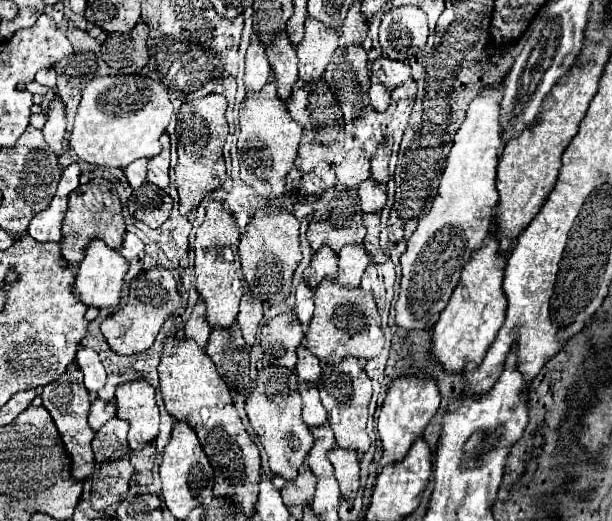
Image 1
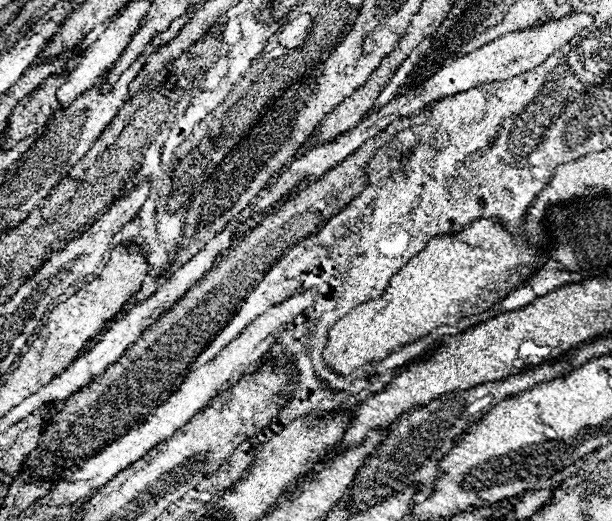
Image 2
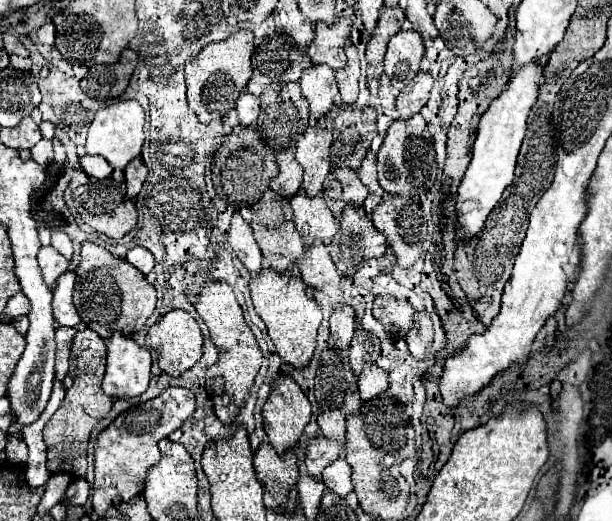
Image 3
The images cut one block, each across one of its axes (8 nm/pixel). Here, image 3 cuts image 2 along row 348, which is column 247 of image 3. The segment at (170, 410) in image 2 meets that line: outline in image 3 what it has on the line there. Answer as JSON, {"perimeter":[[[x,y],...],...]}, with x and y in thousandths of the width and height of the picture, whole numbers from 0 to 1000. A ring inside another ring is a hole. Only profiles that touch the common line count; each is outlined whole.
{"perimeter":[[[386,407],[379,418],[373,464],[382,476],[386,491],[395,499],[395,507],[408,518],[408,526],[418,530],[428,514],[428,484],[415,461],[412,434],[392,415],[392,407]]]}

